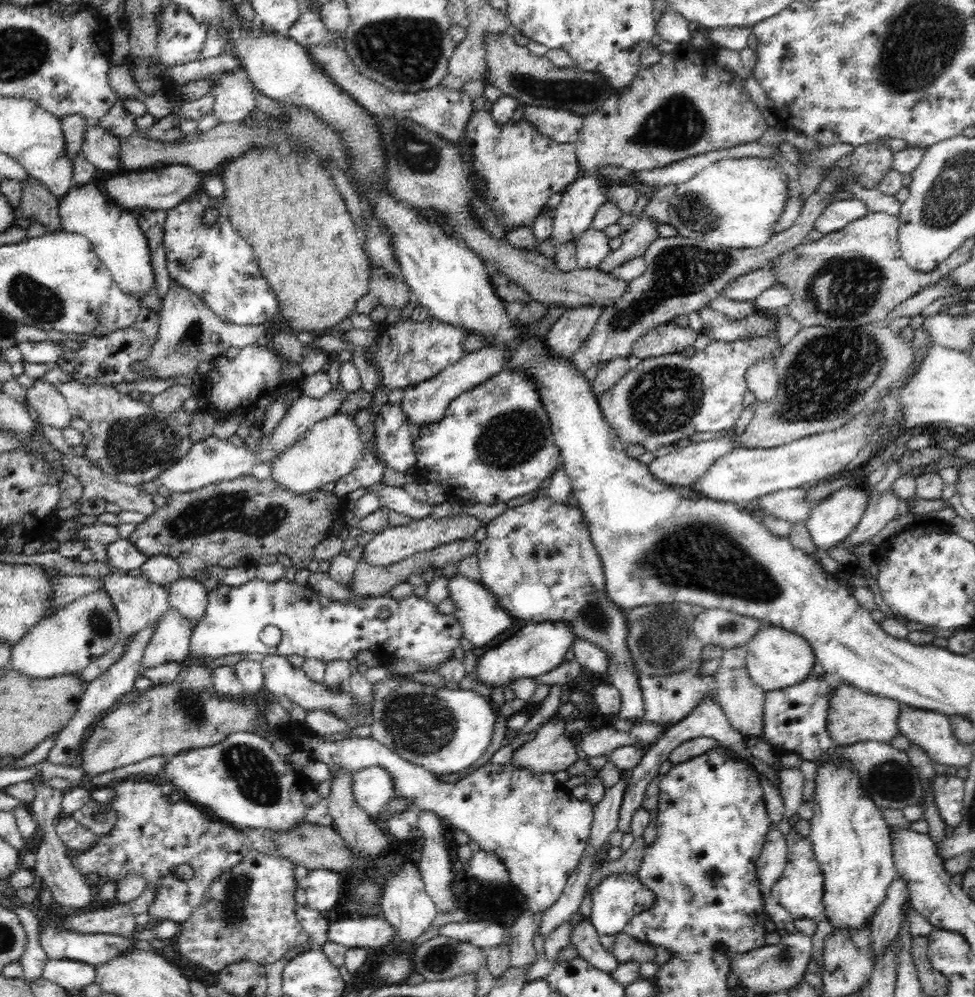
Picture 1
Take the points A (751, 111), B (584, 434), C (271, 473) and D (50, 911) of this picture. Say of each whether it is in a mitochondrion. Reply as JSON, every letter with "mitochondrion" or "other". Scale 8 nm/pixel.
{"A":"other","B":"other","C":"other","D":"other"}

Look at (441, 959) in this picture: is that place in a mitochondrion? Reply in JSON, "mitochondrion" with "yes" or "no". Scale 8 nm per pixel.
{"mitochondrion":"yes"}

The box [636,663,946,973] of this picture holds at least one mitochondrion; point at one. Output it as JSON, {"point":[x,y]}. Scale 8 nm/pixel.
{"point":[895,781]}

